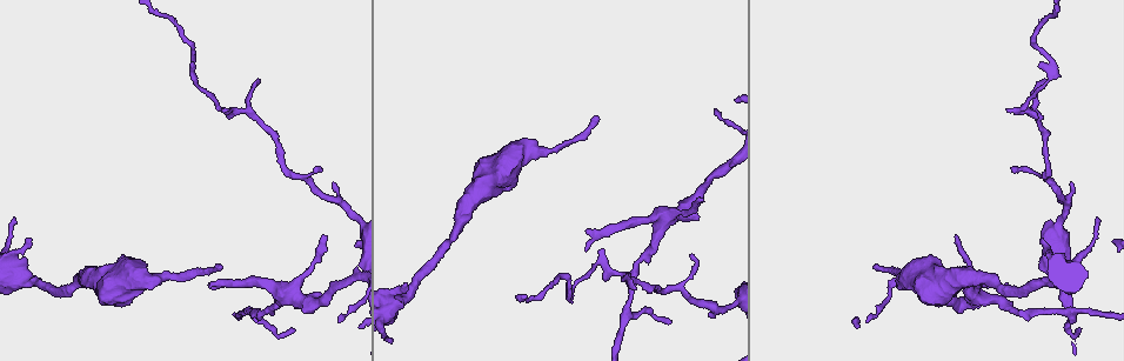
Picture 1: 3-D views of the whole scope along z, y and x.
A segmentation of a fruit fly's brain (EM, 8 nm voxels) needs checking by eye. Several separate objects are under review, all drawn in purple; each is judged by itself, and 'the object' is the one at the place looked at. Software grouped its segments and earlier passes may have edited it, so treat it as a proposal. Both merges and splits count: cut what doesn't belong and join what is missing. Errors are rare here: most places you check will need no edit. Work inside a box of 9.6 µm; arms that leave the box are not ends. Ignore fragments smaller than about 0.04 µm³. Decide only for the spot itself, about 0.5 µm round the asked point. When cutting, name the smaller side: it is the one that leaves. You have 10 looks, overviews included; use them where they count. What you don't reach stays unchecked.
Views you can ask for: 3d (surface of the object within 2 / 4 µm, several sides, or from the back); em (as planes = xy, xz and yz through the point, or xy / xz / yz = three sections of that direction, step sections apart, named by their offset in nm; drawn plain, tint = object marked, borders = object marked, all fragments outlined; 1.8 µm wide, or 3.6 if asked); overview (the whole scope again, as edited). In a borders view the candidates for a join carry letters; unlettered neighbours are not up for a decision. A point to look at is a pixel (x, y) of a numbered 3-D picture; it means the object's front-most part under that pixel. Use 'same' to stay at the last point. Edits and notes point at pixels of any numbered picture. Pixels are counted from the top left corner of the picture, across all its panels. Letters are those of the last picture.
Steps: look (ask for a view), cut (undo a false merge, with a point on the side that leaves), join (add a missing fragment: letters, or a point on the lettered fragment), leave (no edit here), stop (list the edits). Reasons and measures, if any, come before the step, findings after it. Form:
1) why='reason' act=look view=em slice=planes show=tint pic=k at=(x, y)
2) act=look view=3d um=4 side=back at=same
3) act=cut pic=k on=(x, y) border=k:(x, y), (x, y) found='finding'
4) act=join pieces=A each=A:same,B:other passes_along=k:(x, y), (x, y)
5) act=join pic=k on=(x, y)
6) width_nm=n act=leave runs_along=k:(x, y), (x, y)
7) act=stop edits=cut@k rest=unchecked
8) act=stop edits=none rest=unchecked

why='branch stops here' act=look view=em slice=planes show=plain pic=1 at=(585, 251)

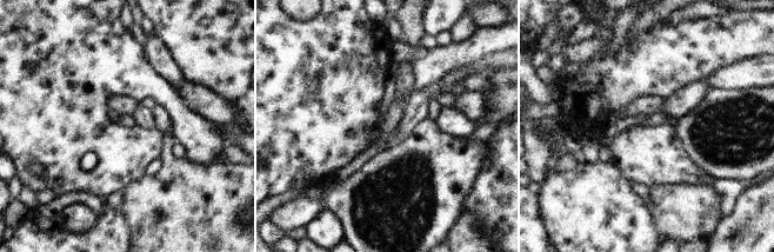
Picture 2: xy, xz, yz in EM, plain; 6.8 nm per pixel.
why='where the object lies' act=look view=em slice=planes show=tint at=same

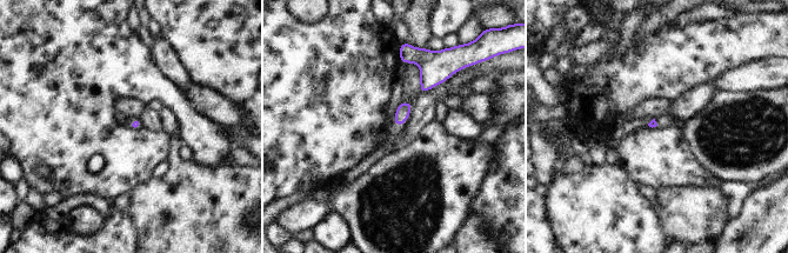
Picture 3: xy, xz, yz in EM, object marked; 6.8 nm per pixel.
act=look view=em slice=planes show=borders at=same

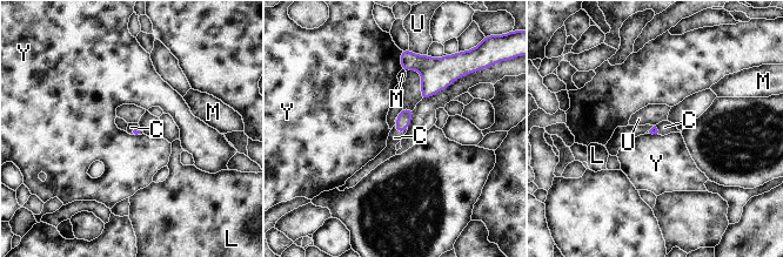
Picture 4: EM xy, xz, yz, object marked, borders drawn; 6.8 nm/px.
act=join pieces=C each=C:same,L:other,M:other,U:other,Y:other passes_along=4:(403, 119), (400, 132), (394, 137) found='the neuron continues'

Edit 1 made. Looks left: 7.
why='see it whole again' act=look view=overview

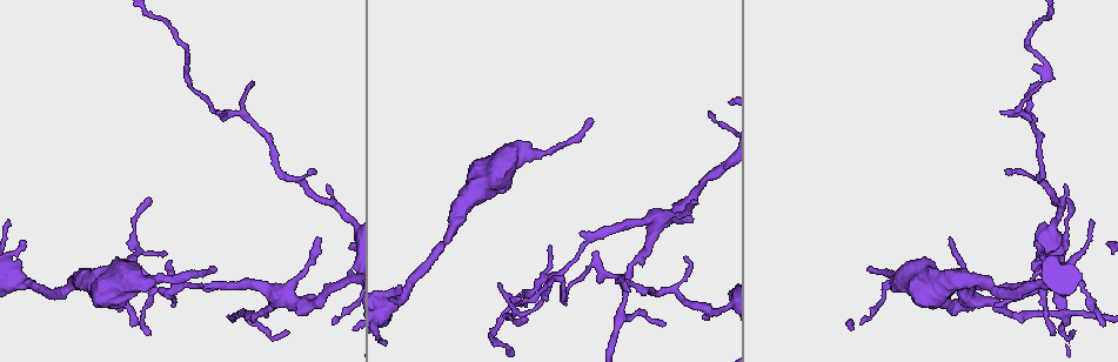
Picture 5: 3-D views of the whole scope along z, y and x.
why='an open end' act=look view=em slice=xz step=8 show=borders pic=5 at=(1067, 199)

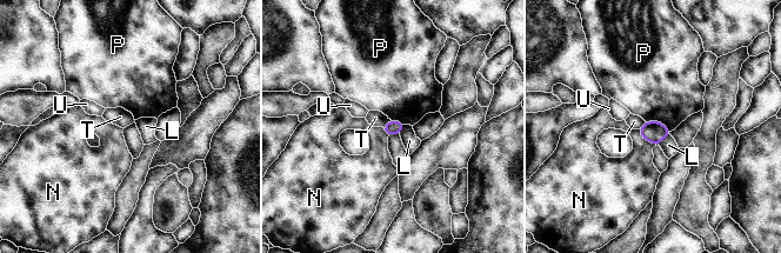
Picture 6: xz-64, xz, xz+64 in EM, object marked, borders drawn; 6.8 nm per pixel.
longest_contact=P:190nm act=leave each=L:other,N:other,P:other,T:other,U:other border=6:(391, 120), (382, 127) found='no lettered fragment goes on from it'

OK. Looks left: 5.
why='free end' act=look view=3d um=4 pic=5 at=(1103, 323)

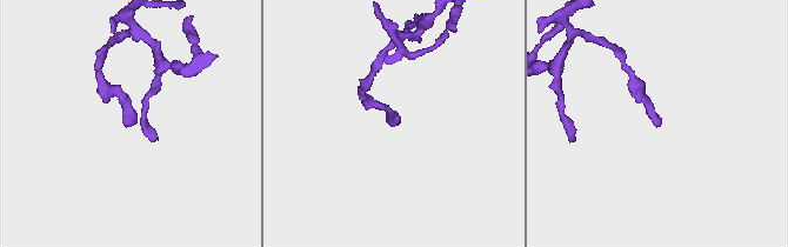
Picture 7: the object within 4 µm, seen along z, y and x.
act=look view=em slice=planes show=borders pic=7 at=(390, 121)

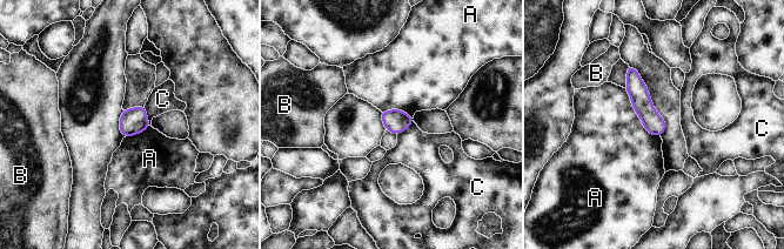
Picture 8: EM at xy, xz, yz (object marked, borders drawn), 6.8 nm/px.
longest_contact=A:420nm act=leave each=A:other,B:other,C:other found='no lettered fragment goes on from it'

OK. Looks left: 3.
why='branch stops here' act=look view=3d um=2 pic=5 at=(1036, 240)

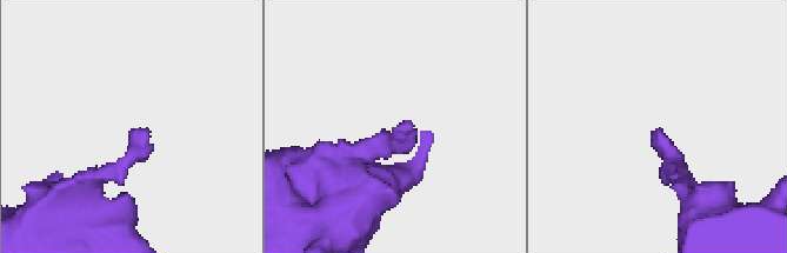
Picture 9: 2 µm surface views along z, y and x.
act=look view=em slice=xz step=16 show=borders pic=9 at=(146, 134)

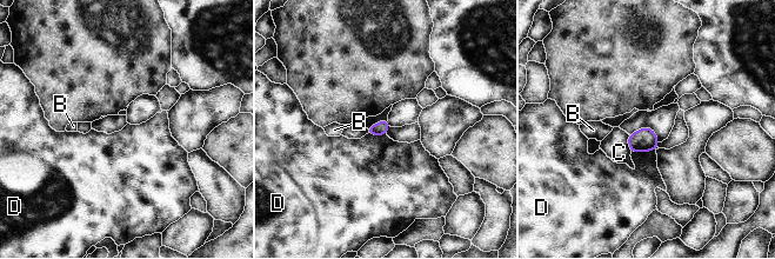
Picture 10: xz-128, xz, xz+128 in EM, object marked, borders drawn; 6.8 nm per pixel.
act=look view=em slice=planes show=borders at=same

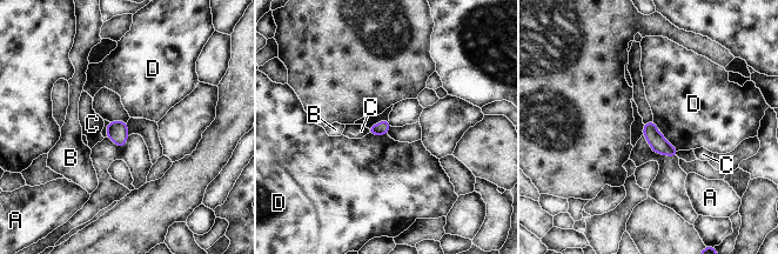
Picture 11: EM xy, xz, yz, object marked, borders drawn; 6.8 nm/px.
act=leave each=A:other,B:other,C:other,D:other border=11:(661, 132), (677, 151) found='no lettered fragment goes on from it'

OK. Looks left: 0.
act=stop edits=join@4 rest=unchecked

